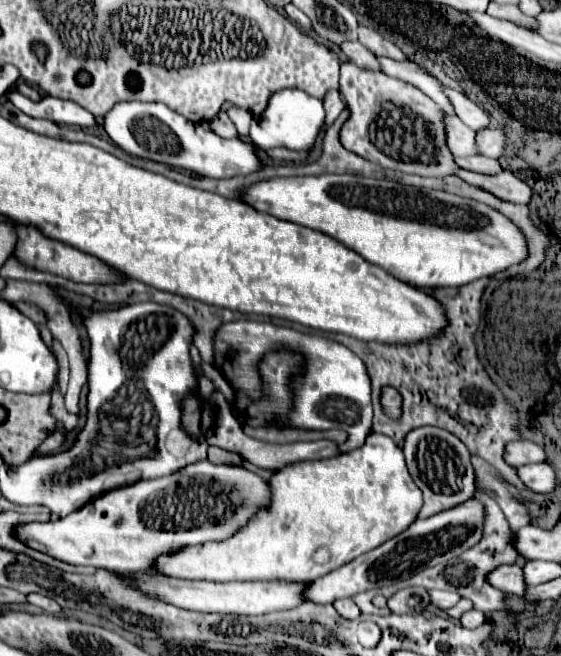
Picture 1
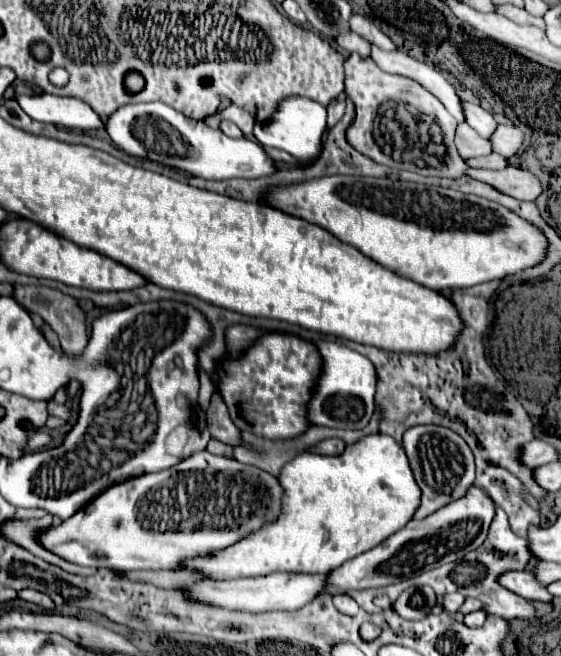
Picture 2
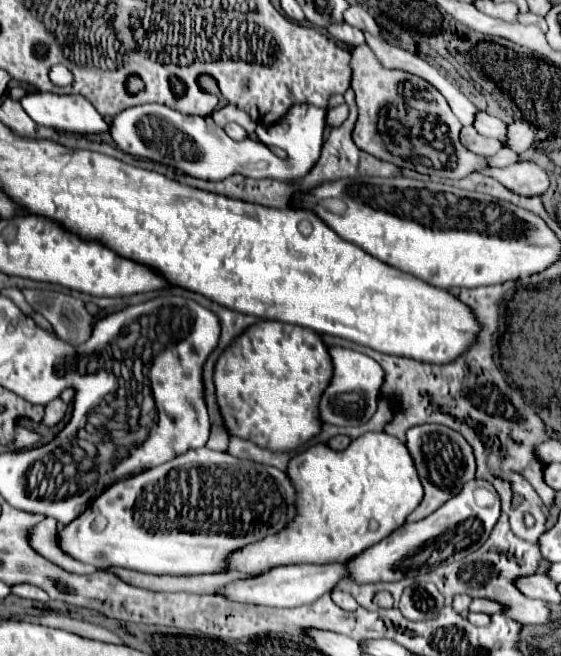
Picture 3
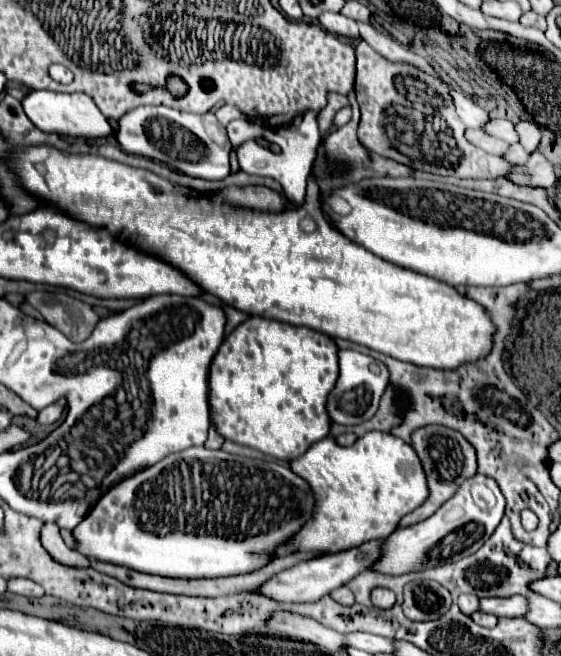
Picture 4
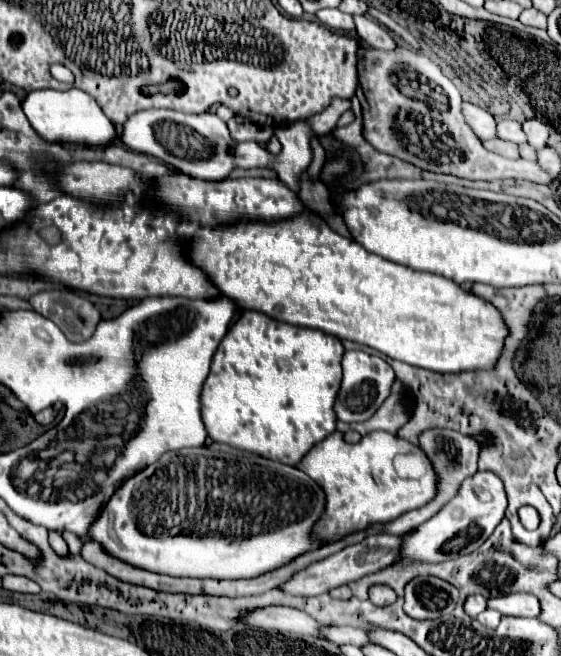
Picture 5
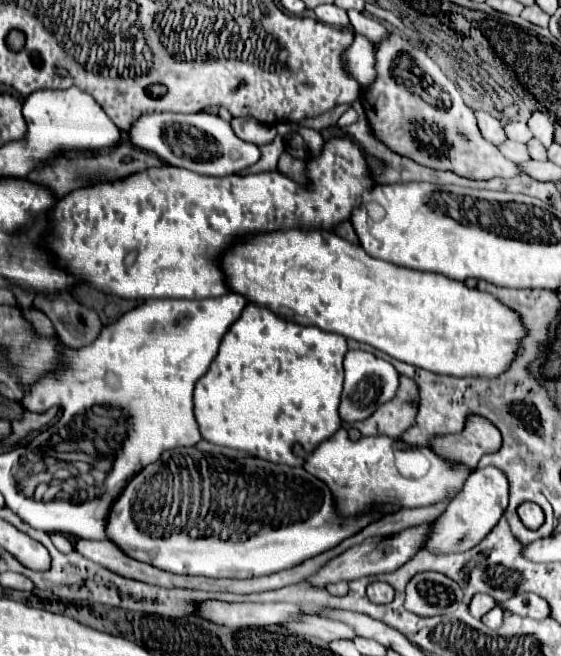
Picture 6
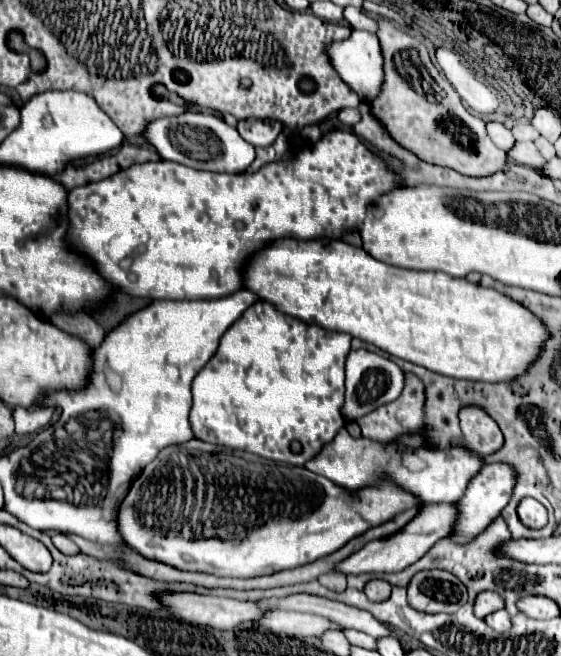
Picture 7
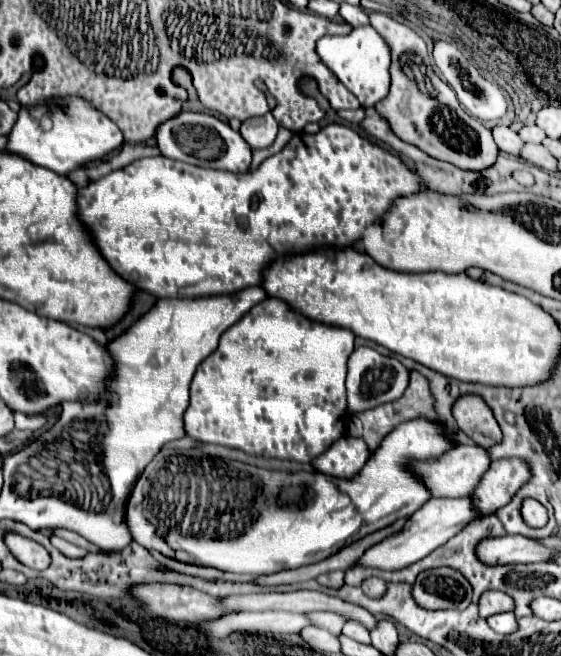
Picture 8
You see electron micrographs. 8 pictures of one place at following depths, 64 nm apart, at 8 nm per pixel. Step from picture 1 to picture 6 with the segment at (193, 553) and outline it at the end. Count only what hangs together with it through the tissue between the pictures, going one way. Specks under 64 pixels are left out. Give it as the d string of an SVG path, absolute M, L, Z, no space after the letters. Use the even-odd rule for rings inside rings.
M340 428L330 440L320 444L316 452L308 456L304 468L312 476L324 480L330 486L342 516L364 512L374 504L376 508L380 508L380 512L386 514L412 506L432 506L438 502L448 504L452 498L456 498L456 494L464 486L464 480L470 476L470 468L466 464L448 462L442 456L436 456L436 452L428 448L428 460L430 460L428 474L422 478L404 478L394 464L394 452L398 448L400 442L388 440L388 436L368 436L352 442L348 438L348 432Z

